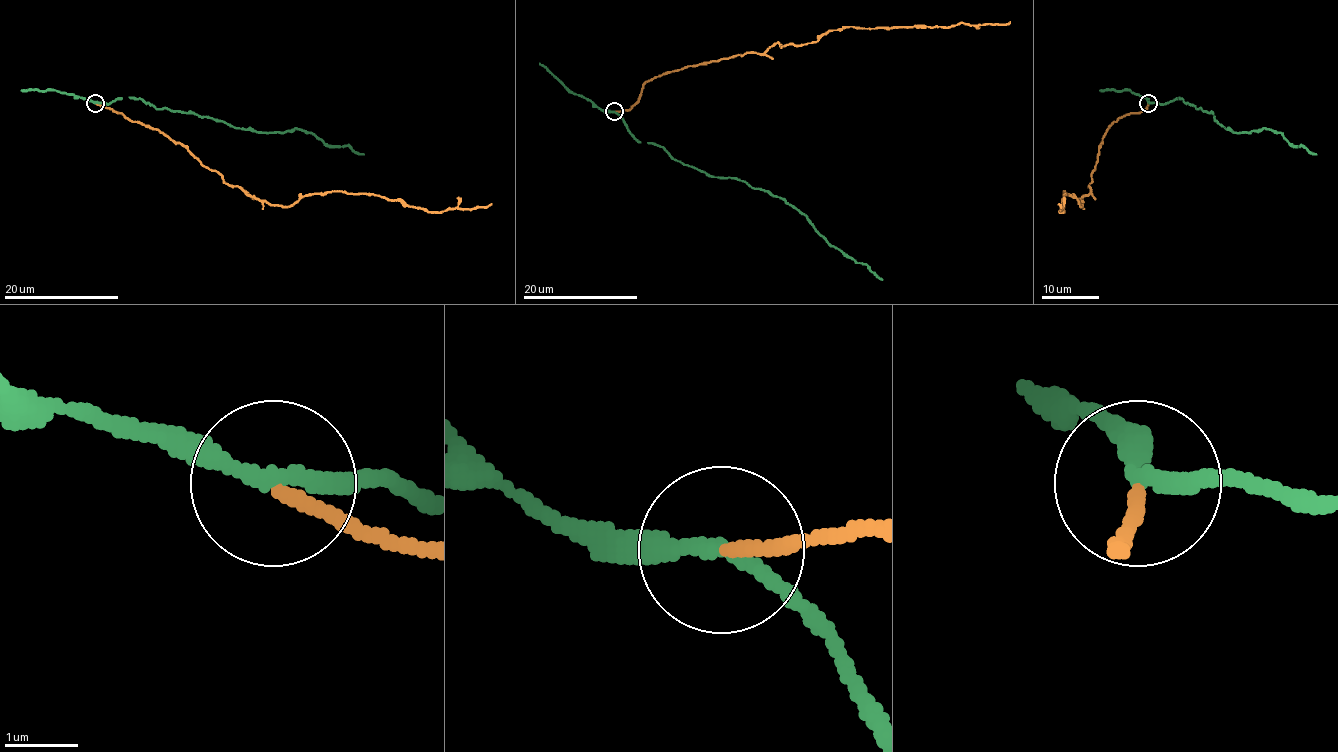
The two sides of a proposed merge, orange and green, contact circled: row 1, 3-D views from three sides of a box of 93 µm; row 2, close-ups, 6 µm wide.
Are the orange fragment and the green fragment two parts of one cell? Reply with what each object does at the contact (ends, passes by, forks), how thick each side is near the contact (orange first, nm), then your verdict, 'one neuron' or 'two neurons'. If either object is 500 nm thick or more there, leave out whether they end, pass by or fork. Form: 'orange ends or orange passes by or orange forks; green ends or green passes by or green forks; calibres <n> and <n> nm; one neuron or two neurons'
orange ends; green passes by; calibres 180 and 200 nm; two neurons

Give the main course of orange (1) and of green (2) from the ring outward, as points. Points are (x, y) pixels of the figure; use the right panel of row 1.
1: (1148, 103), (1107, 129), (1090, 192), (1079, 200), (1080, 206), (1063, 192), (1063, 212), (1057, 205)
2: (1148, 103), (1166, 104), (1179, 97), (1212, 113), (1225, 129), (1269, 129), (1292, 146), (1304, 146), (1315, 154)

